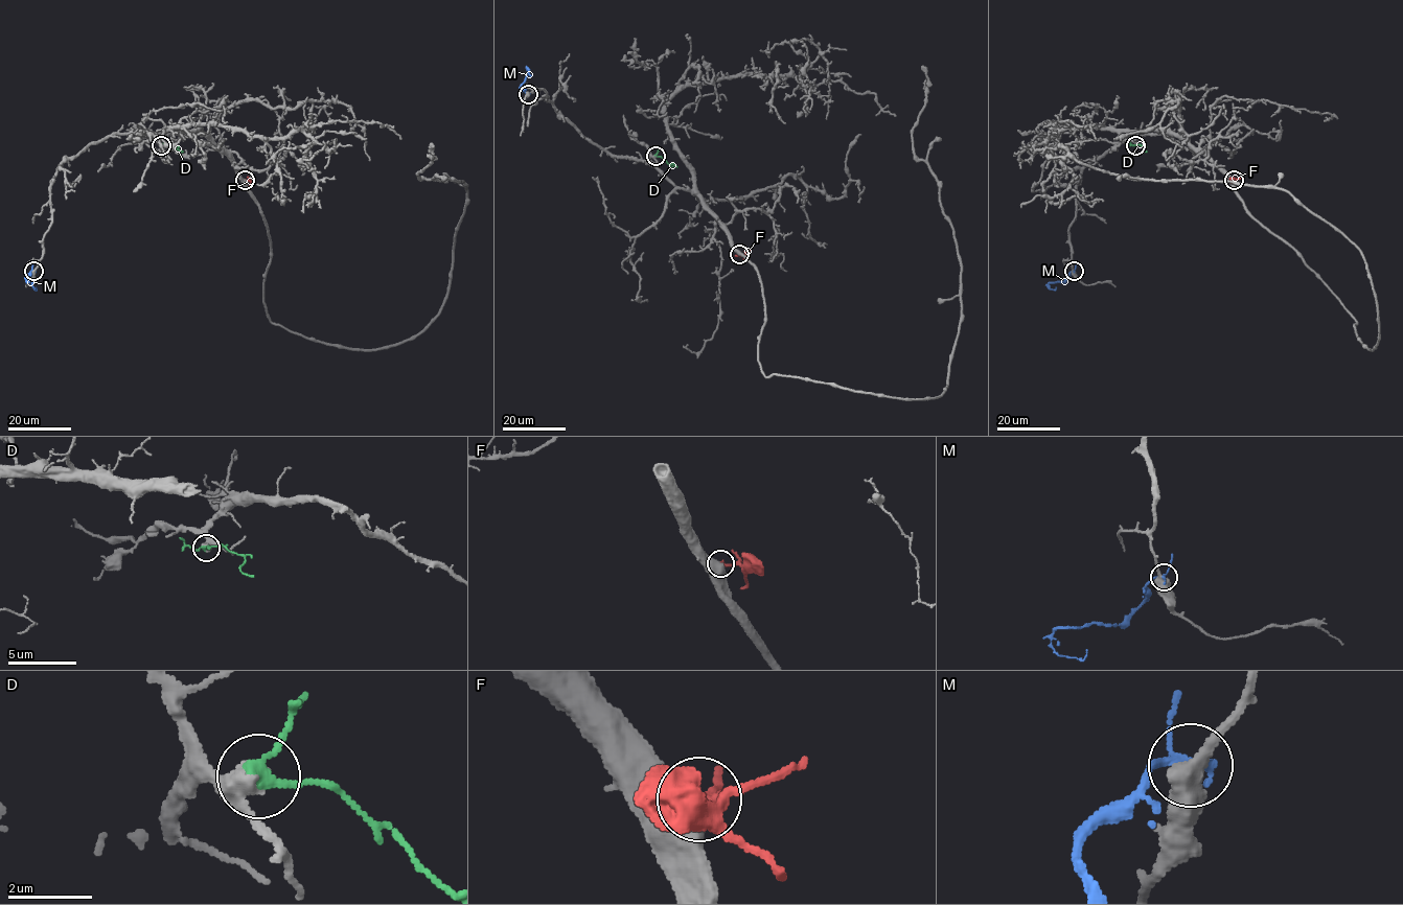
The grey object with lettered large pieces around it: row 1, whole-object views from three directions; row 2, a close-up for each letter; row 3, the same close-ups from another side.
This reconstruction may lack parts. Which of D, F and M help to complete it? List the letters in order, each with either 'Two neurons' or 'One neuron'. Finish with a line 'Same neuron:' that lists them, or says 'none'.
D: One neuron
F: Two neurons
M: Two neurons
Same neuron: D

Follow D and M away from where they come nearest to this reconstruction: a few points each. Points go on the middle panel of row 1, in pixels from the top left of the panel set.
D: (654, 156), (676, 167)
M: (528, 94), (520, 86), (527, 68), (530, 76)

